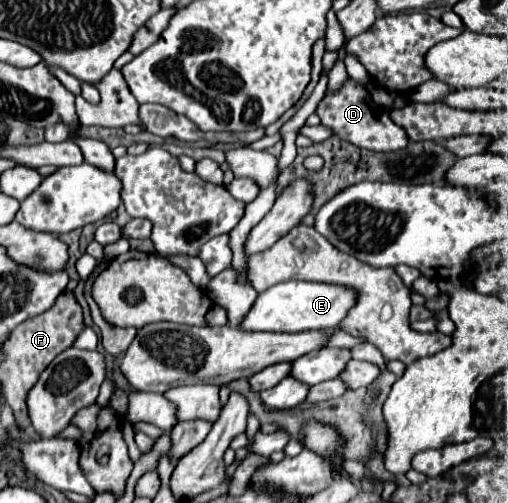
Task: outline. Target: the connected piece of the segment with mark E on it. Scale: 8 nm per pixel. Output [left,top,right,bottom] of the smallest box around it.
[242,280,356,332]

